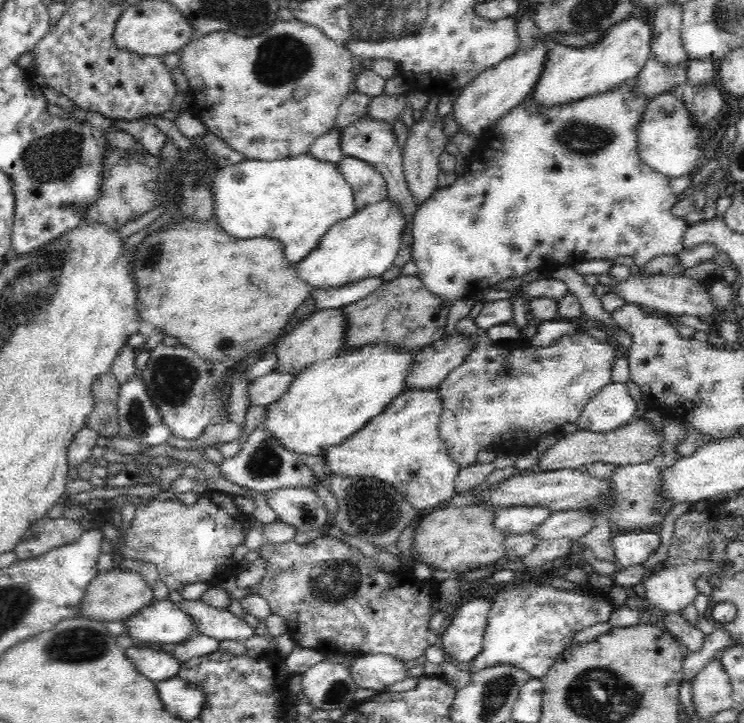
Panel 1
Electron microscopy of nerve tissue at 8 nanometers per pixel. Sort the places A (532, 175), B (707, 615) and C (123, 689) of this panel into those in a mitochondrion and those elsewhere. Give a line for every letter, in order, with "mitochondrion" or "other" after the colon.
A: other
B: other
C: other

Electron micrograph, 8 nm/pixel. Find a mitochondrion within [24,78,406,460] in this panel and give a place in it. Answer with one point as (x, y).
(173, 378)

